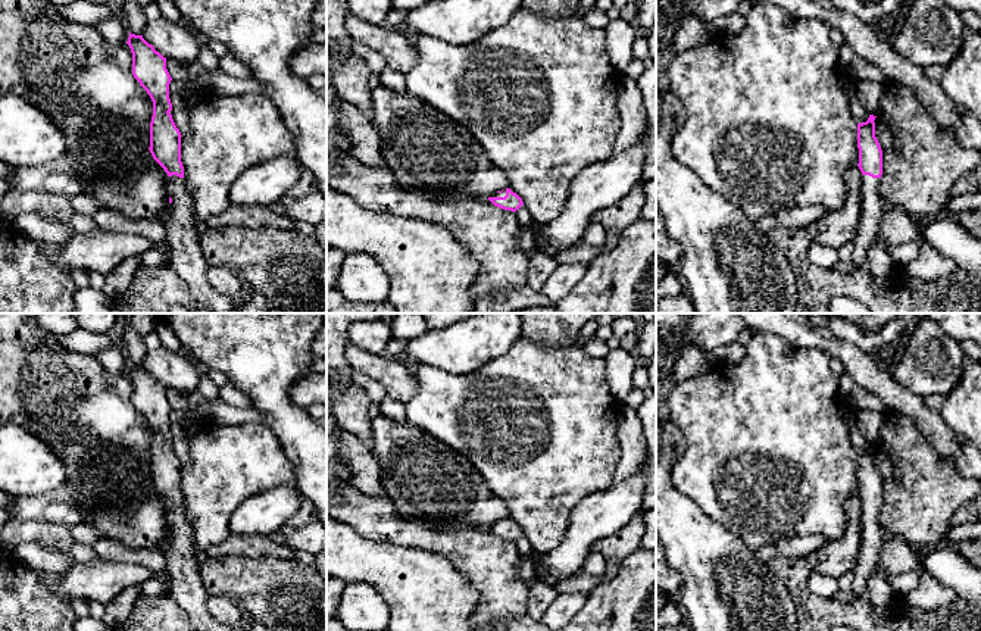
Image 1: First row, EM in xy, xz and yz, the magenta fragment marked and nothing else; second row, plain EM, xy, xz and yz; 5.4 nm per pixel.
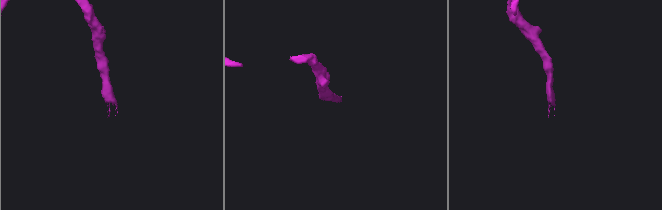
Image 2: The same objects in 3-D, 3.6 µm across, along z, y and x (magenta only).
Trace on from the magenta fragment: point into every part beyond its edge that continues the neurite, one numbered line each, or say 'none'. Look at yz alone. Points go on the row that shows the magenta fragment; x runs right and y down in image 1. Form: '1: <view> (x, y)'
1: yz (872, 206)

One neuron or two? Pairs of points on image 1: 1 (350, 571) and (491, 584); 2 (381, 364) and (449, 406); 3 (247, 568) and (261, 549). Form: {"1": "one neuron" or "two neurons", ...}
{"1": "two neurons", "2": "two neurons", "3": "two neurons"}

